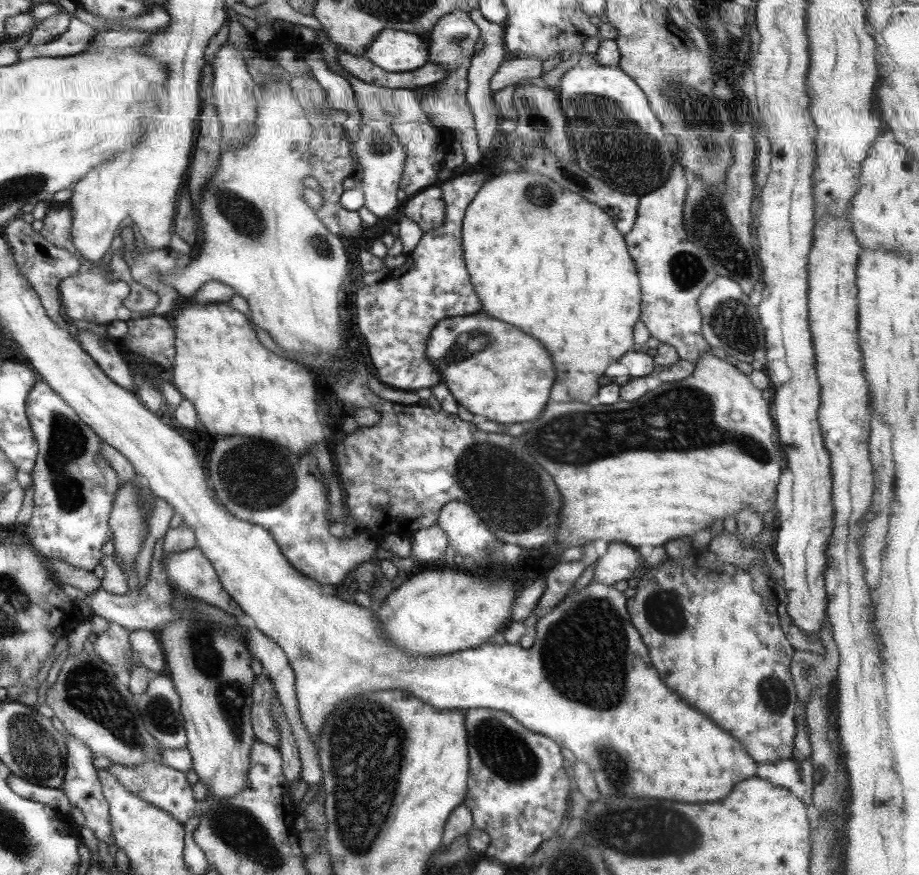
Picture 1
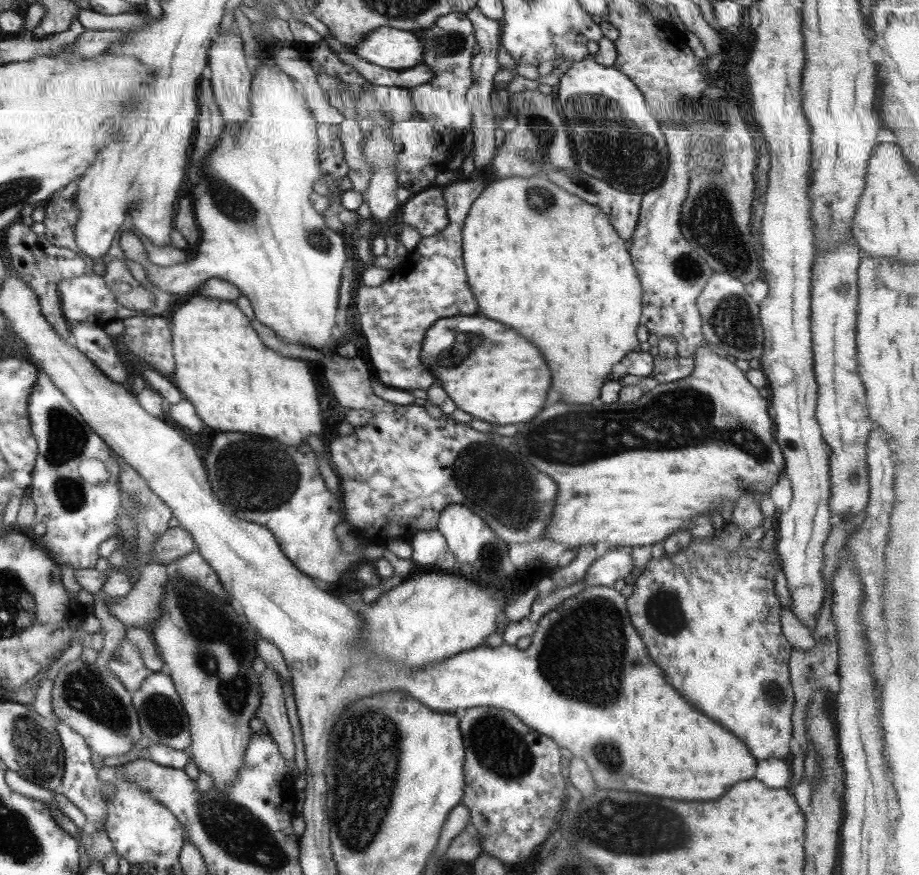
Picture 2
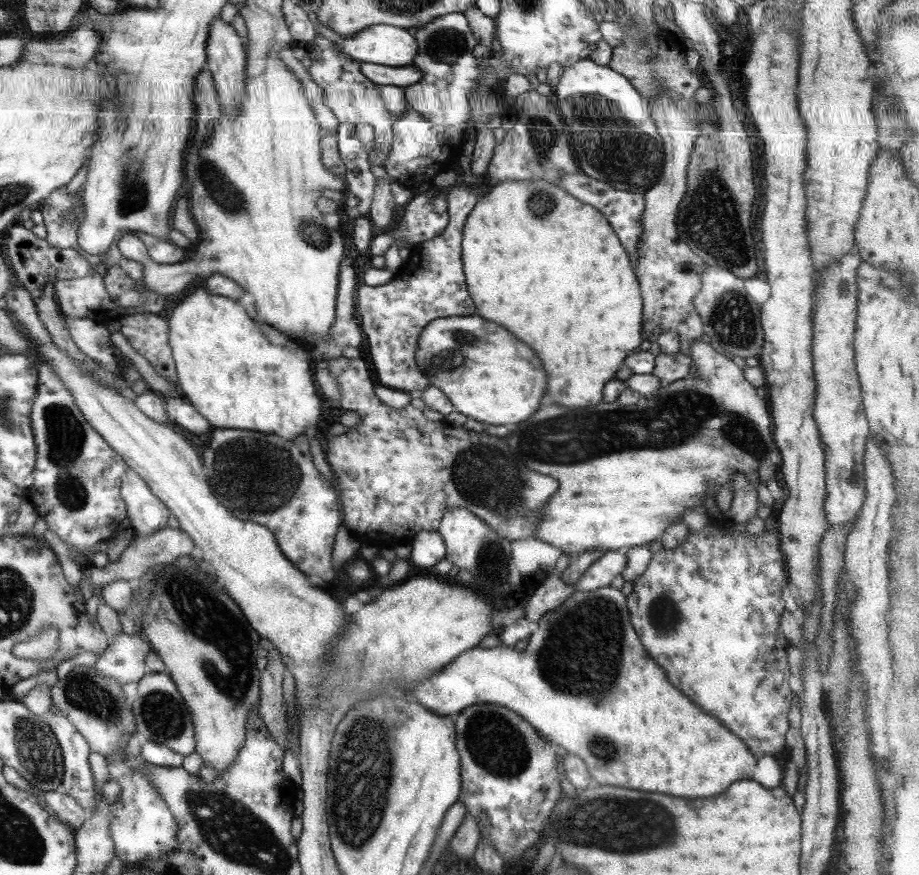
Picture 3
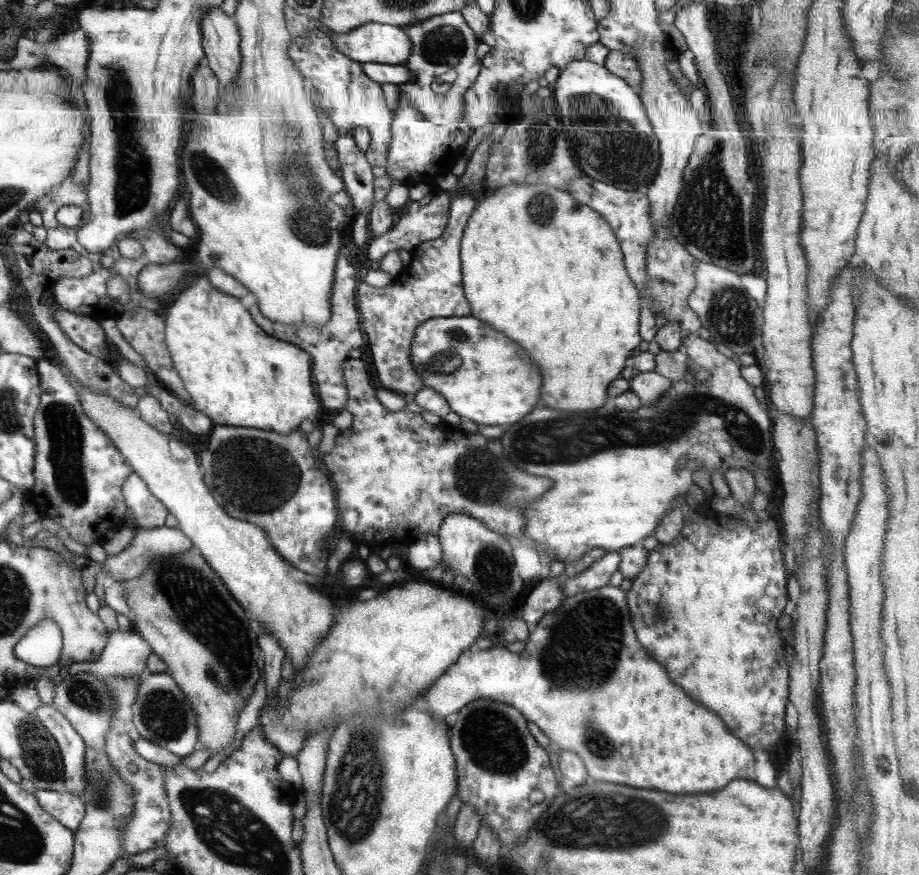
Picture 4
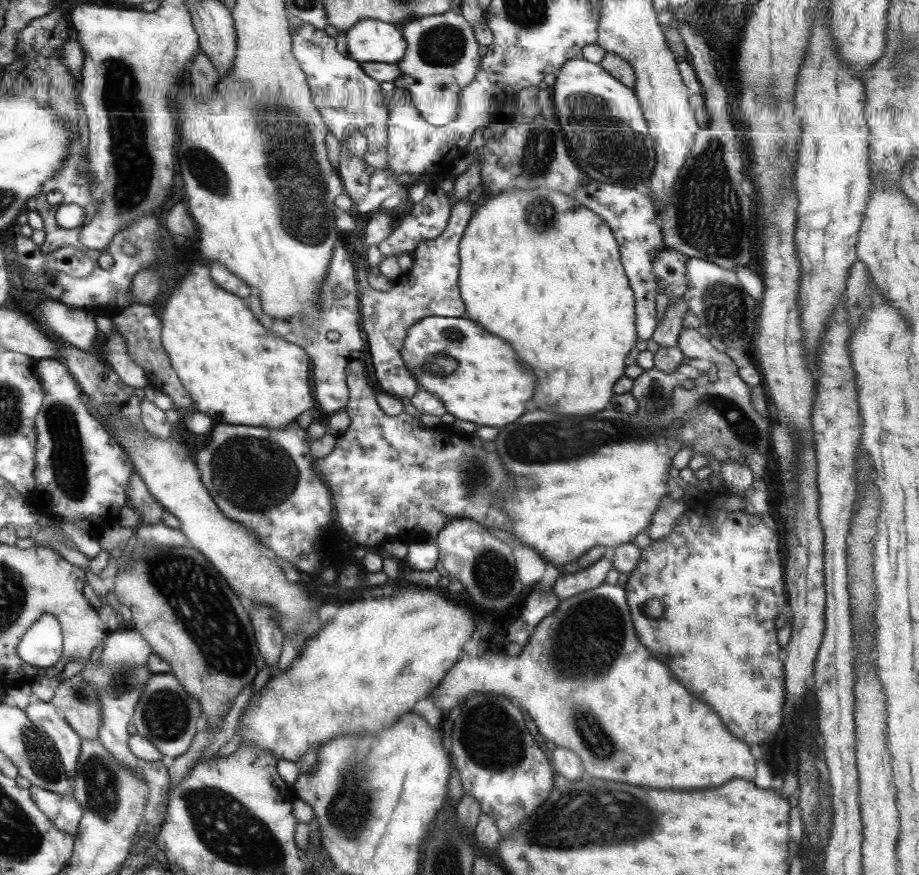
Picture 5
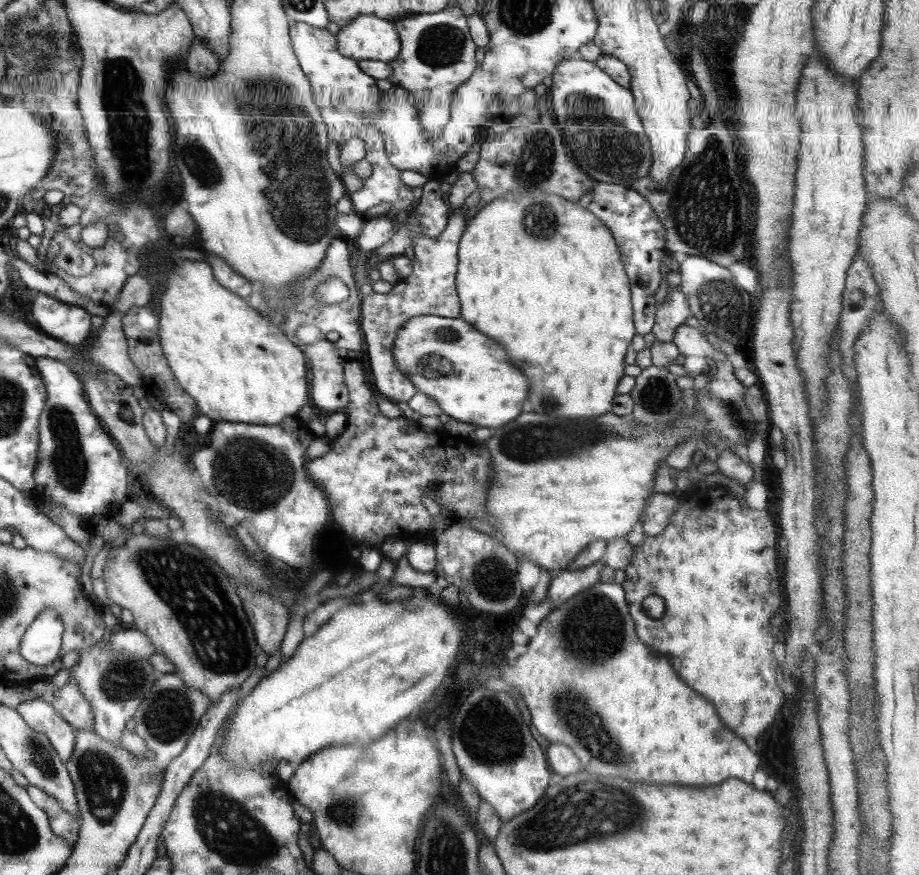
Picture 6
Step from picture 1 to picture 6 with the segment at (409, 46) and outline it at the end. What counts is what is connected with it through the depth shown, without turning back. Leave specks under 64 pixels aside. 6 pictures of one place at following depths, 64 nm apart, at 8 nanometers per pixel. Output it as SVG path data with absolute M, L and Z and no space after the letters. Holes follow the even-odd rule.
M361 14L337 33L337 49L346 58L389 63L399 56L400 39L395 23L371 14Z

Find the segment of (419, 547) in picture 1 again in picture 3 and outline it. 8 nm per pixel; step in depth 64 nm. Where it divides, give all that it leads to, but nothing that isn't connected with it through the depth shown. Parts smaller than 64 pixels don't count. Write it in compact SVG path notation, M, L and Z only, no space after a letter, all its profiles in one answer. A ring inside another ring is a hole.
M438 531L419 532L412 540L408 560L418 568L435 567L446 554L444 539Z

